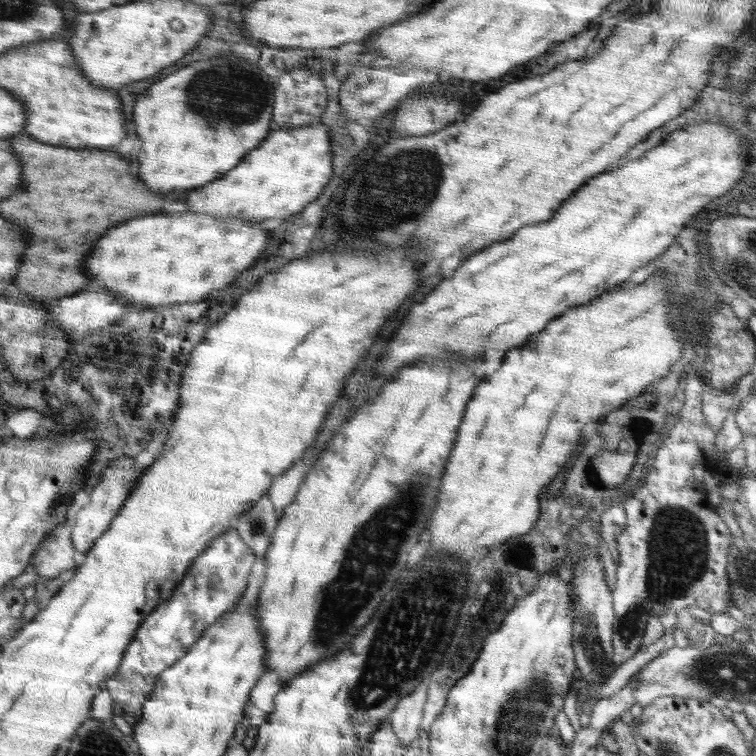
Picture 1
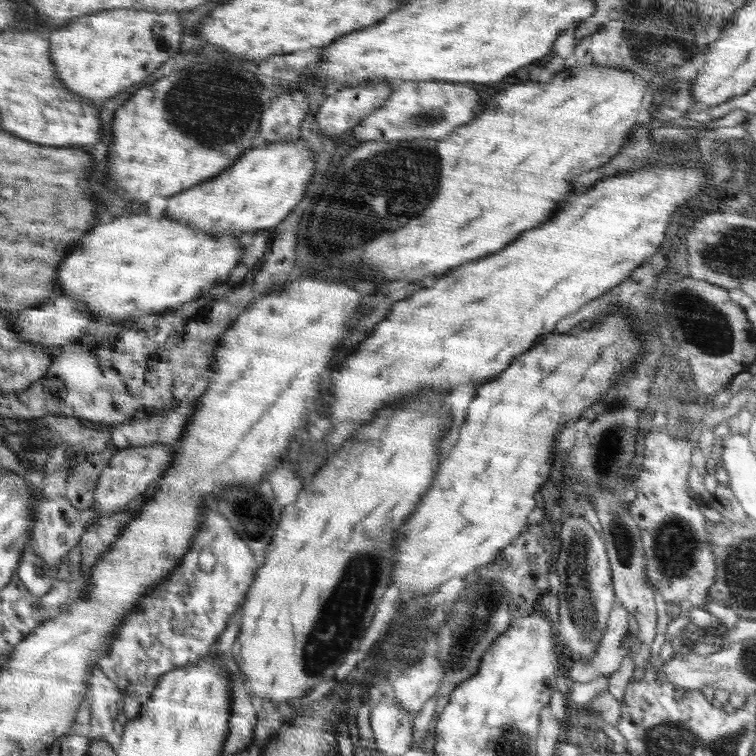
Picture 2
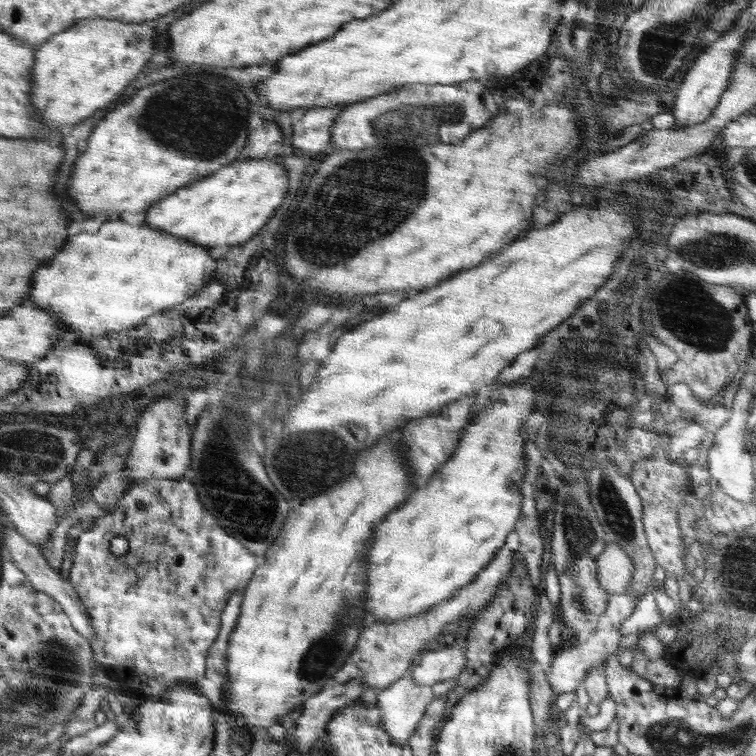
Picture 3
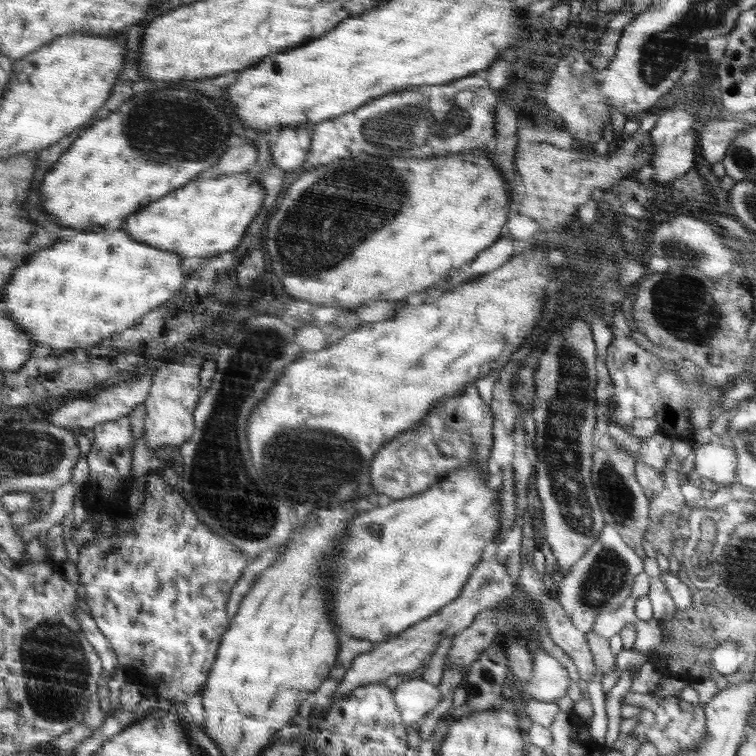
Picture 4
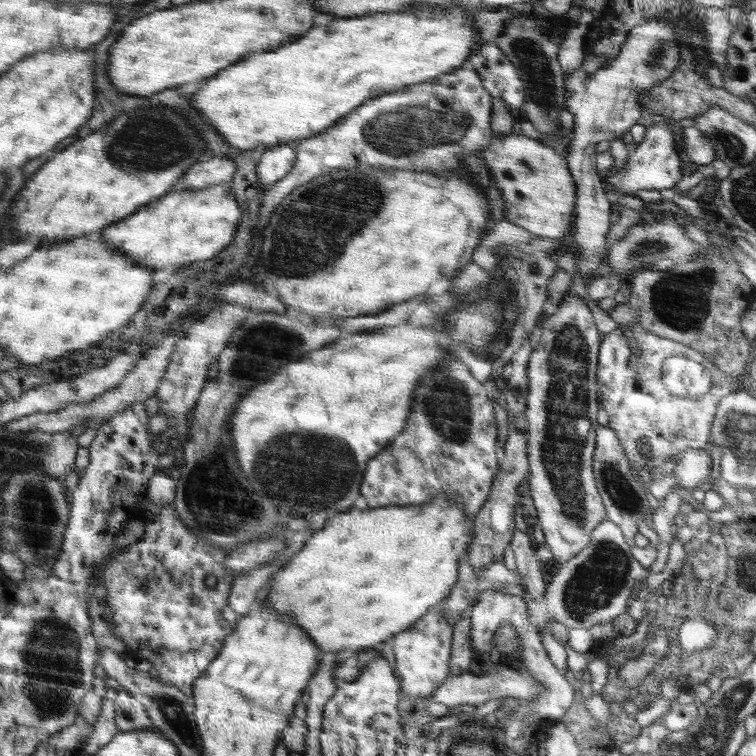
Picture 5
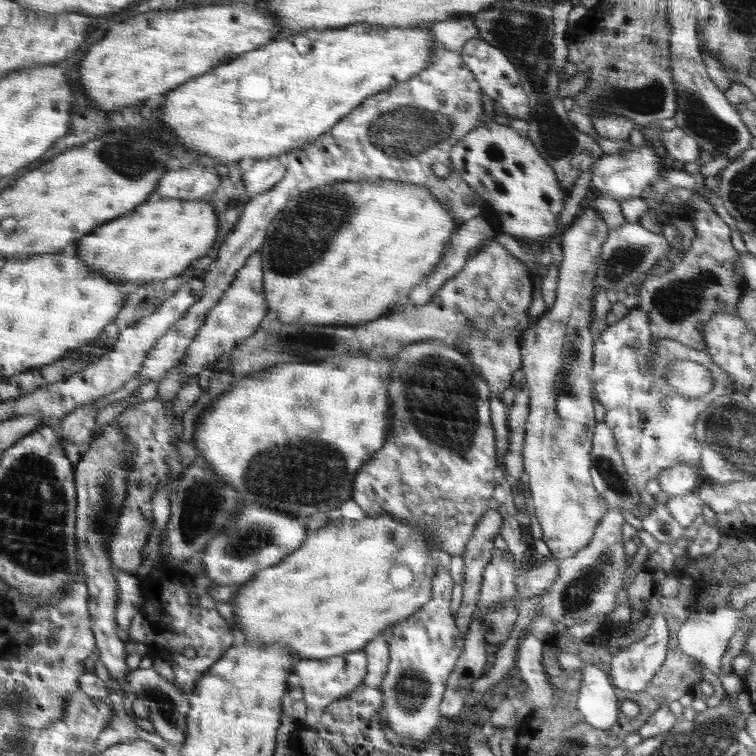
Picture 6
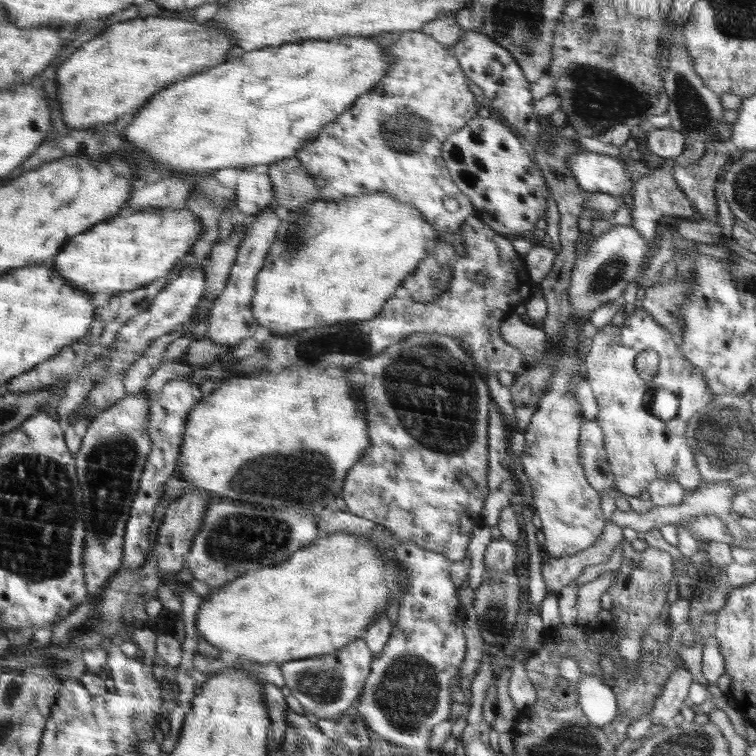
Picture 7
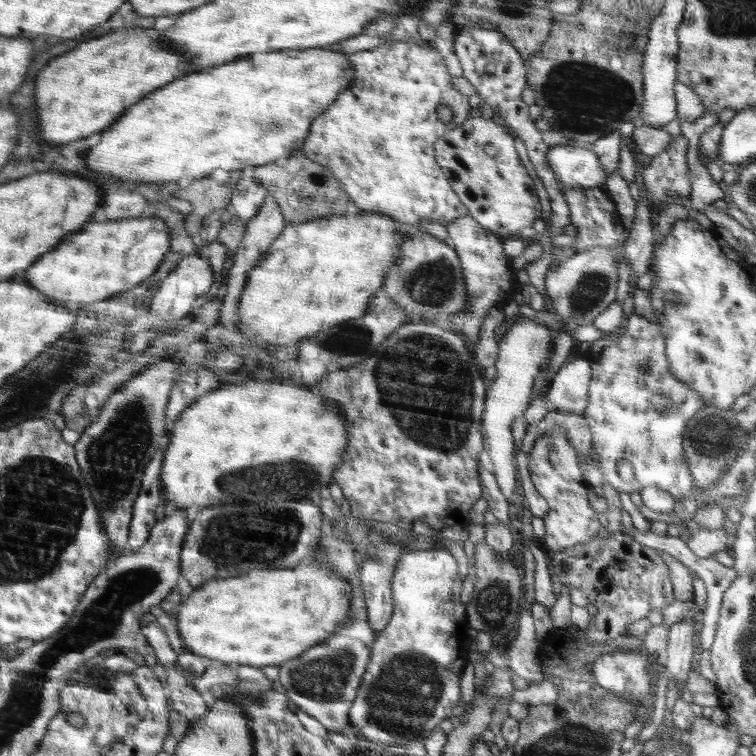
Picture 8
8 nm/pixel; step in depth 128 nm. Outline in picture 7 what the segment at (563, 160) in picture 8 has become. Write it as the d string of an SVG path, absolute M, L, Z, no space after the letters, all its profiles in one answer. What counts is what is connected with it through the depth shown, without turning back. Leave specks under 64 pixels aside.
M584 150L568 158L569 170L587 193L620 197L633 190L633 178L618 157Z

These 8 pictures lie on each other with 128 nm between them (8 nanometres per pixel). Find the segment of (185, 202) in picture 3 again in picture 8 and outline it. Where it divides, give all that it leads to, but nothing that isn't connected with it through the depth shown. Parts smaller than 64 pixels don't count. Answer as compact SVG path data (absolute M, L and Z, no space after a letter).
M134 217L102 222L90 221L80 231L70 233L56 249L50 250L40 260L34 262L30 270L20 273L20 277L55 302L61 302L67 307L81 307L124 293L144 282L158 270L166 252L170 252L170 241L171 230L167 221L161 218Z

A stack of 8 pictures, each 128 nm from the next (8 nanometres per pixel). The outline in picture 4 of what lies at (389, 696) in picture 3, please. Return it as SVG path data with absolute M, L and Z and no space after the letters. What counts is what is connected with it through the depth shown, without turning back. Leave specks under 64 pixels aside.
M416 674L405 679L391 692L394 705L406 728L422 720L442 699L439 689L434 684L428 684Z

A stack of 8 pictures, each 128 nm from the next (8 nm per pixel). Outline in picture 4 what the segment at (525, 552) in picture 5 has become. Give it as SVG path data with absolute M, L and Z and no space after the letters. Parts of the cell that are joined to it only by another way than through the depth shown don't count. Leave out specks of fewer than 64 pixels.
M521 556L519 580L521 581L523 590L530 595L532 599L538 602L542 618L546 621L548 632L550 632L550 638L552 638L554 644L562 648L572 659L574 666L576 666L576 670L580 674L580 679L586 681L586 683L590 683L594 679L597 668L594 665L593 655L587 644L587 633L578 630L572 625L570 617L566 615L566 611L564 611L564 608L562 608L562 605L558 603L555 595L552 593L551 583L548 581L547 577L538 574L534 566L534 558Z

